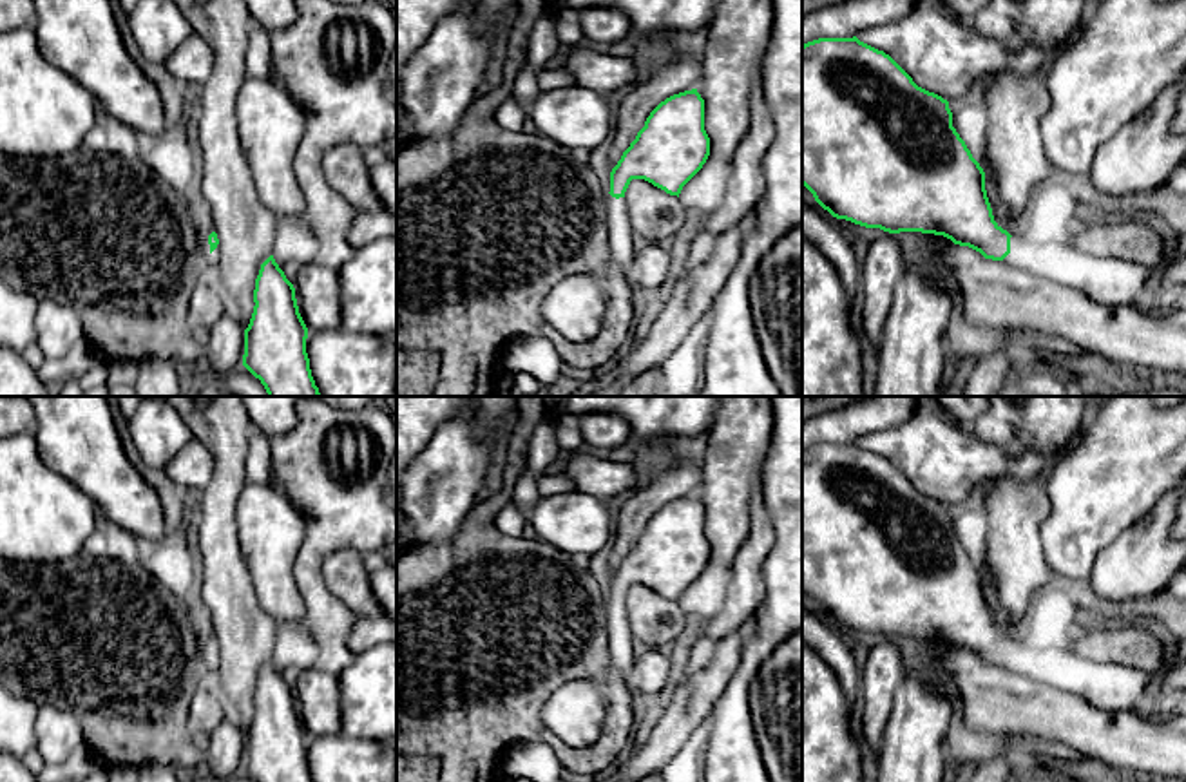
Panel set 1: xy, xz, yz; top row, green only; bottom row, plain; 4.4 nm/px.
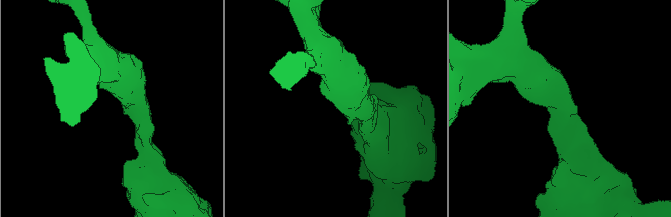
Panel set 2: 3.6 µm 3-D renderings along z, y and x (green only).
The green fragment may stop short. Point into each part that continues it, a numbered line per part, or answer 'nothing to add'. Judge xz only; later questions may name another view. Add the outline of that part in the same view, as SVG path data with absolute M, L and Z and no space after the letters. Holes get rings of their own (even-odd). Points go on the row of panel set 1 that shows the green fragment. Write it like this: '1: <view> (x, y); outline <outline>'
1: xz (621, 241); outline M607 196L608 266L626 282L634 282L636 235L628 219L625 197Z

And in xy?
1: xy (210, 259); outline M208 237L201 243L201 253L205 257L205 266L217 268L219 250L217 248L214 252L210 250Z

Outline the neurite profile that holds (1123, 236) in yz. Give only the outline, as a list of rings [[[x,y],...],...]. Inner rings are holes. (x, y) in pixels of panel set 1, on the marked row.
[[[1106,212],[1099,221],[1077,223],[1066,239],[1083,252],[1141,262],[1153,272],[1166,264],[1157,230],[1128,212]]]

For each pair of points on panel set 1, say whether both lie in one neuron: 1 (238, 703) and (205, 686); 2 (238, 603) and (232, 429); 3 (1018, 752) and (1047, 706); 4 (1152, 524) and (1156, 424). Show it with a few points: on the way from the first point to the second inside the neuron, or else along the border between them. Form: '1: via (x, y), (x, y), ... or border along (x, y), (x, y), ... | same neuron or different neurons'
1: border along (216, 674), (221, 685), (223, 717) | different neurons
2: via (221, 560), (221, 495), (229, 473) | same neuron
3: border along (994, 735), (1022, 732), (1061, 741), (1069, 746) | different neurons
4: border along (1166, 489), (1119, 536) | different neurons

